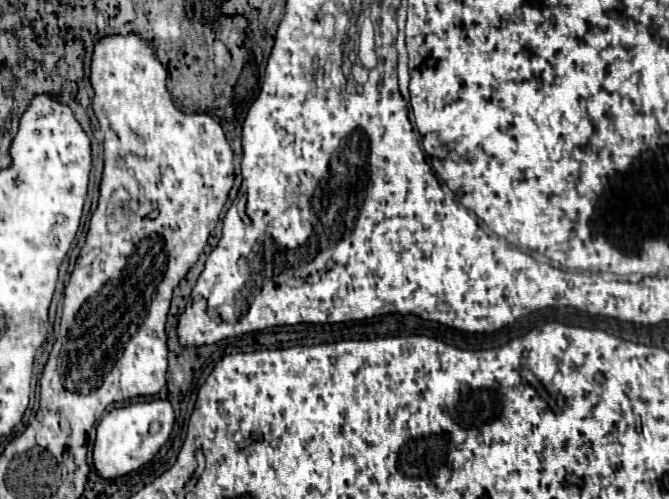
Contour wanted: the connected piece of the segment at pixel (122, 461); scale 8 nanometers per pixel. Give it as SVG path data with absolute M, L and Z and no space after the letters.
M168 399L136 401L126 407L112 409L98 425L94 443L94 467L100 477L116 479L148 463L168 441L174 425L174 409Z

